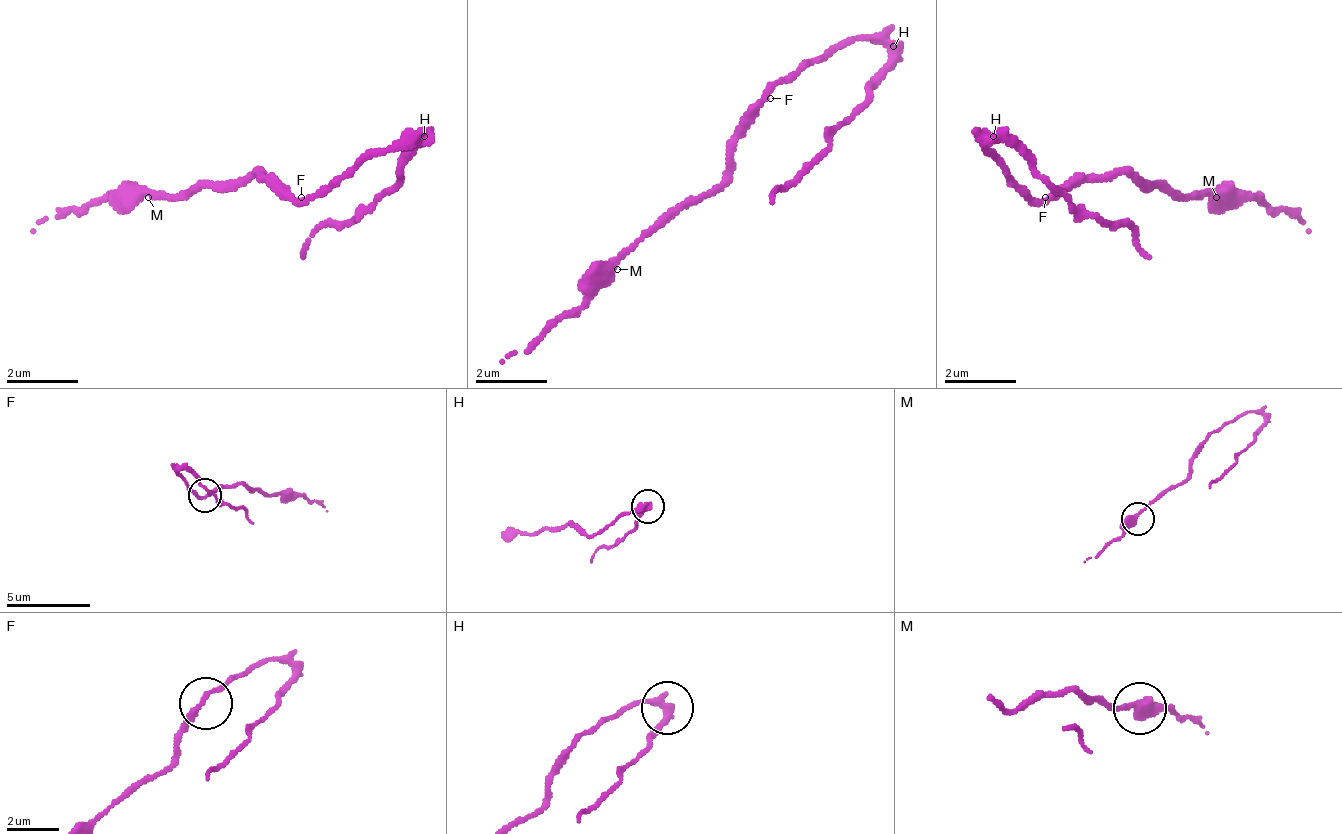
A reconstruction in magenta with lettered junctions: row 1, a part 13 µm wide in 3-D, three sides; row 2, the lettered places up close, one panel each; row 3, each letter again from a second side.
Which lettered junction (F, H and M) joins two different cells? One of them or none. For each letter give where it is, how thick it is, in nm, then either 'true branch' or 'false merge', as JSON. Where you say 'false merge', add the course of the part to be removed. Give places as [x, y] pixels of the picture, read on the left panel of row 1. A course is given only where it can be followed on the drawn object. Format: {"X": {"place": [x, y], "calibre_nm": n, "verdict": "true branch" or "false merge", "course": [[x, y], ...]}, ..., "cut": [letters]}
{"F": {"place": [301, 197], "calibre_nm": 200, "verdict": "true branch"}, "H": {"place": [424, 136], "calibre_nm": 320, "verdict": "false merge", "course": [[427, 134], [400, 179], [301, 260]]}, "M": {"place": [148, 197], "calibre_nm": 400, "verdict": "true branch"}, "cut": ["H"]}

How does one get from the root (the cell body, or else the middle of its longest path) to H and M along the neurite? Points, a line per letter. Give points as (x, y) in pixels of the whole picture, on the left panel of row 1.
H: (292, 197), (328, 197), (364, 161), (373, 161), (382, 152), (409, 152), (427, 134)
M: (292, 197), (265, 179), (202, 179), (175, 197), (148, 197)

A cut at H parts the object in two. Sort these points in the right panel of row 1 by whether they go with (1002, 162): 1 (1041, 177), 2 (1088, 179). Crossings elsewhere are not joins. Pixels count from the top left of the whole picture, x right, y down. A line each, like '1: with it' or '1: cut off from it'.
1: cut off from it
2: with it

